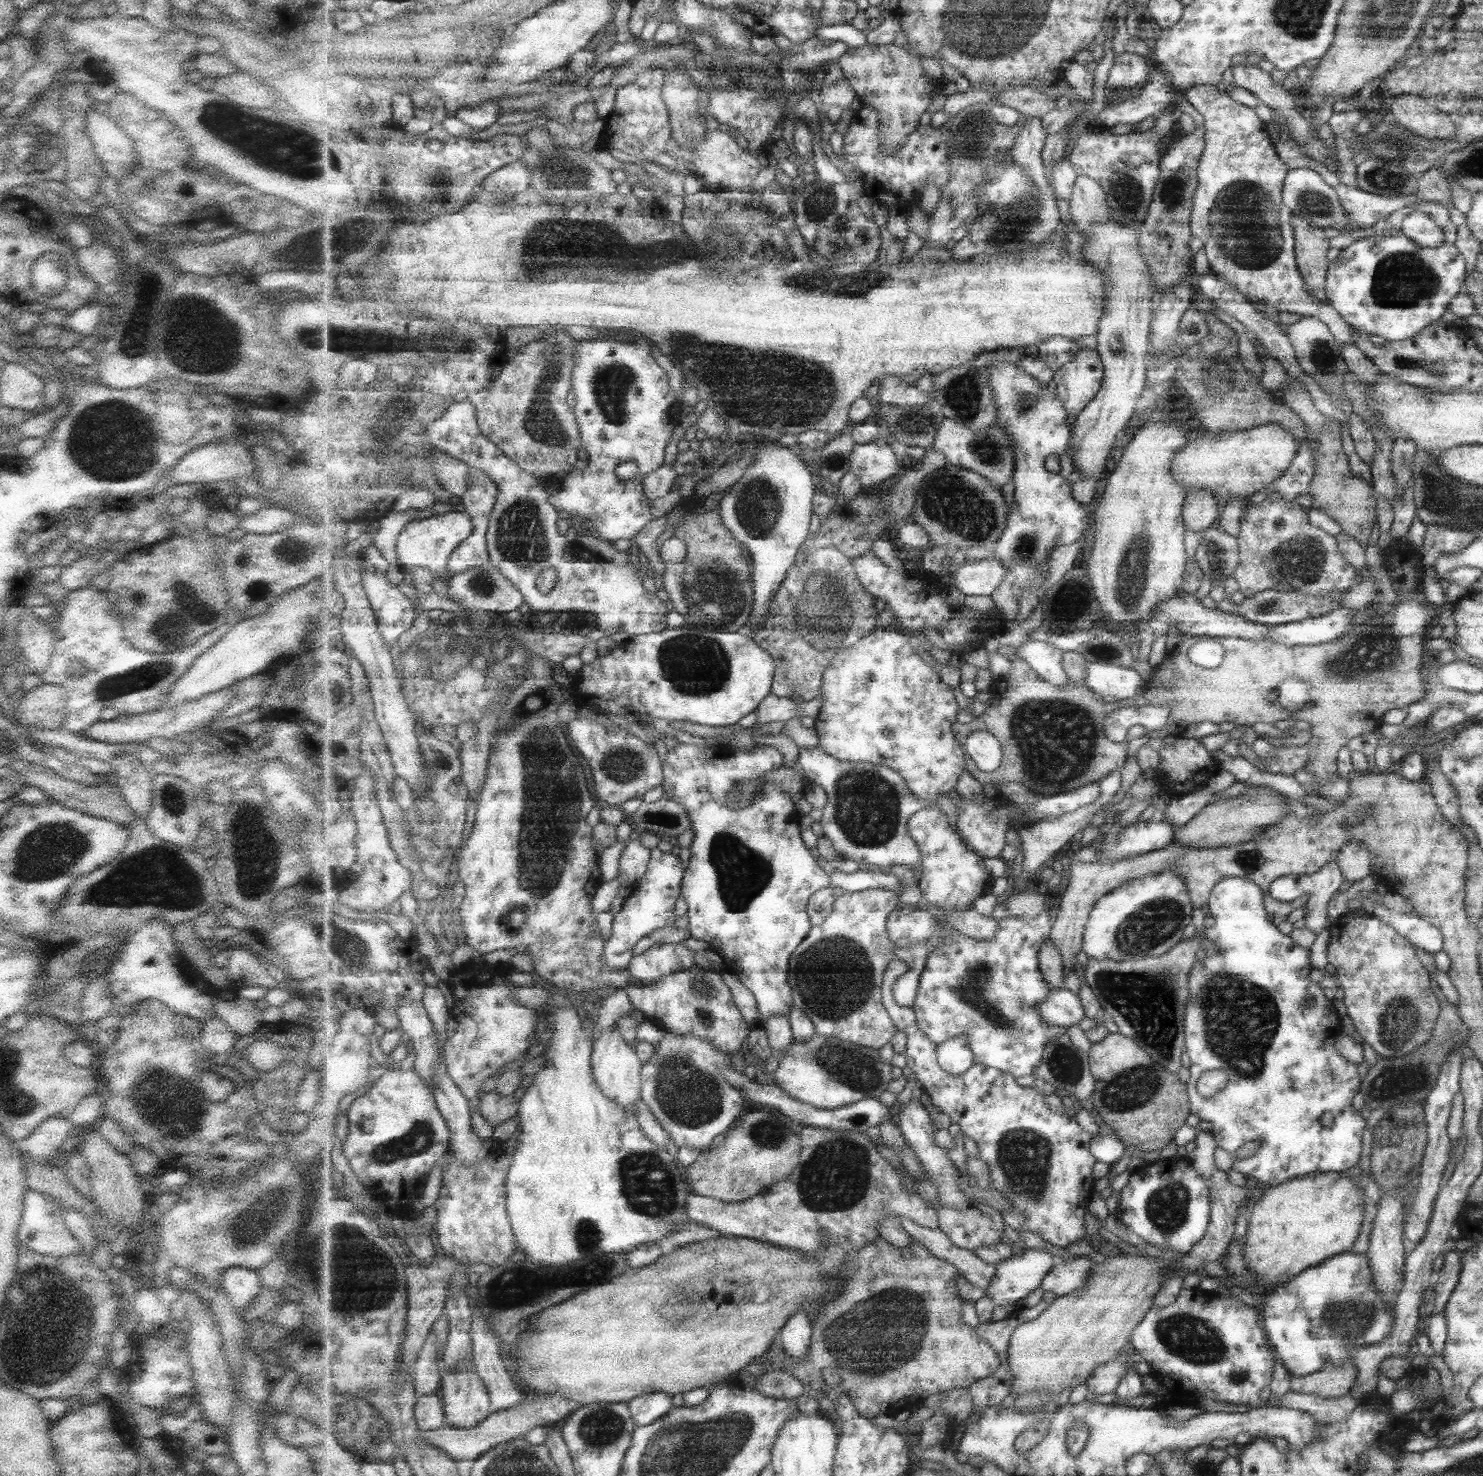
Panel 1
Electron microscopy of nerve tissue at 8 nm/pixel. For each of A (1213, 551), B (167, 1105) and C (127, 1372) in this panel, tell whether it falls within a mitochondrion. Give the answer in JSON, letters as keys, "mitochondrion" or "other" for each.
{"A":"mitochondrion","B":"mitochondrion","C":"other"}

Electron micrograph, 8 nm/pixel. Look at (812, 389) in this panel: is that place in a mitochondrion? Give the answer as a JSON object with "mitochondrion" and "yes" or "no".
{"mitochondrion":"yes"}

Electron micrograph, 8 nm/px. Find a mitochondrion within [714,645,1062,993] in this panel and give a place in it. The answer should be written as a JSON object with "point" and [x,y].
{"point":[867,810]}

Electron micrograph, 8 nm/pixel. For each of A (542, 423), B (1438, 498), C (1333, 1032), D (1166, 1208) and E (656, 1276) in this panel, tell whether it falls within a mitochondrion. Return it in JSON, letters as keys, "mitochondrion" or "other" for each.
{"A":"mitochondrion","B":"mitochondrion","C":"other","D":"mitochondrion","E":"other"}

